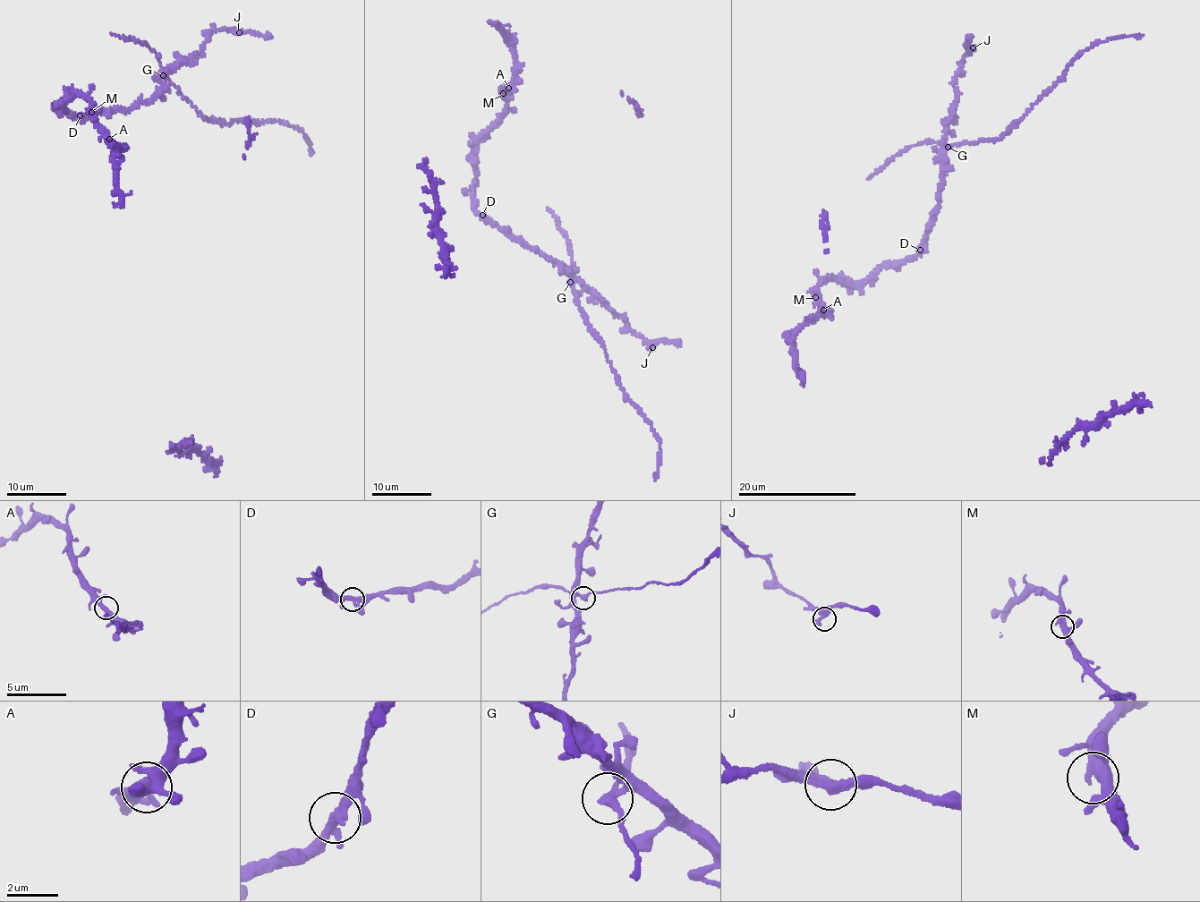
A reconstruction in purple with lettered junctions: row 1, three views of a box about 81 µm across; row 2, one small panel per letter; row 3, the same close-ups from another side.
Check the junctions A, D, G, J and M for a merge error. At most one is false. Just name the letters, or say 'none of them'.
G

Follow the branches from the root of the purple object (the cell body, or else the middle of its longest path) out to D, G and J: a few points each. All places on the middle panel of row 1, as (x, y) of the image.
D: (504, 97), (508, 104), (498, 120), (479, 140), (475, 154), (474, 208), (482, 215)
G: (504, 97), (508, 104), (477, 145), (474, 208), (557, 262), (569, 273), (570, 282)
J: (504, 97), (508, 104), (477, 145), (474, 208), (557, 262), (652, 347)

